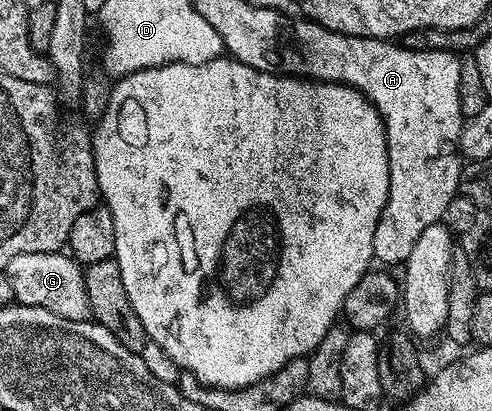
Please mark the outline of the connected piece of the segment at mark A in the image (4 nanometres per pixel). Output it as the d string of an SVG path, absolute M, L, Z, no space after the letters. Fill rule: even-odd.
M311 21L306 22L298 27L298 40L306 40L306 48L310 52L310 56L305 58L307 65L302 74L311 76L313 79L322 82L339 82L346 86L352 86L355 90L363 93L364 97L375 106L380 119L384 122L384 135L388 141L388 163L390 164L390 188L388 189L388 199L384 205L382 216L378 220L378 224L374 228L374 244L372 245L372 257L378 263L380 262L400 262L407 263L410 252L414 248L414 244L418 240L418 236L422 236L422 232L426 228L430 228L430 224L441 221L448 210L448 205L452 202L452 197L456 194L456 189L462 186L462 170L460 174L461 155L458 153L458 143L460 140L460 129L464 127L465 119L460 113L460 63L459 57L455 58L448 50L411 50L408 46L396 46L395 41L385 40L382 38L359 38L358 36L350 36L349 34L333 34L327 30L325 26L318 26Z

